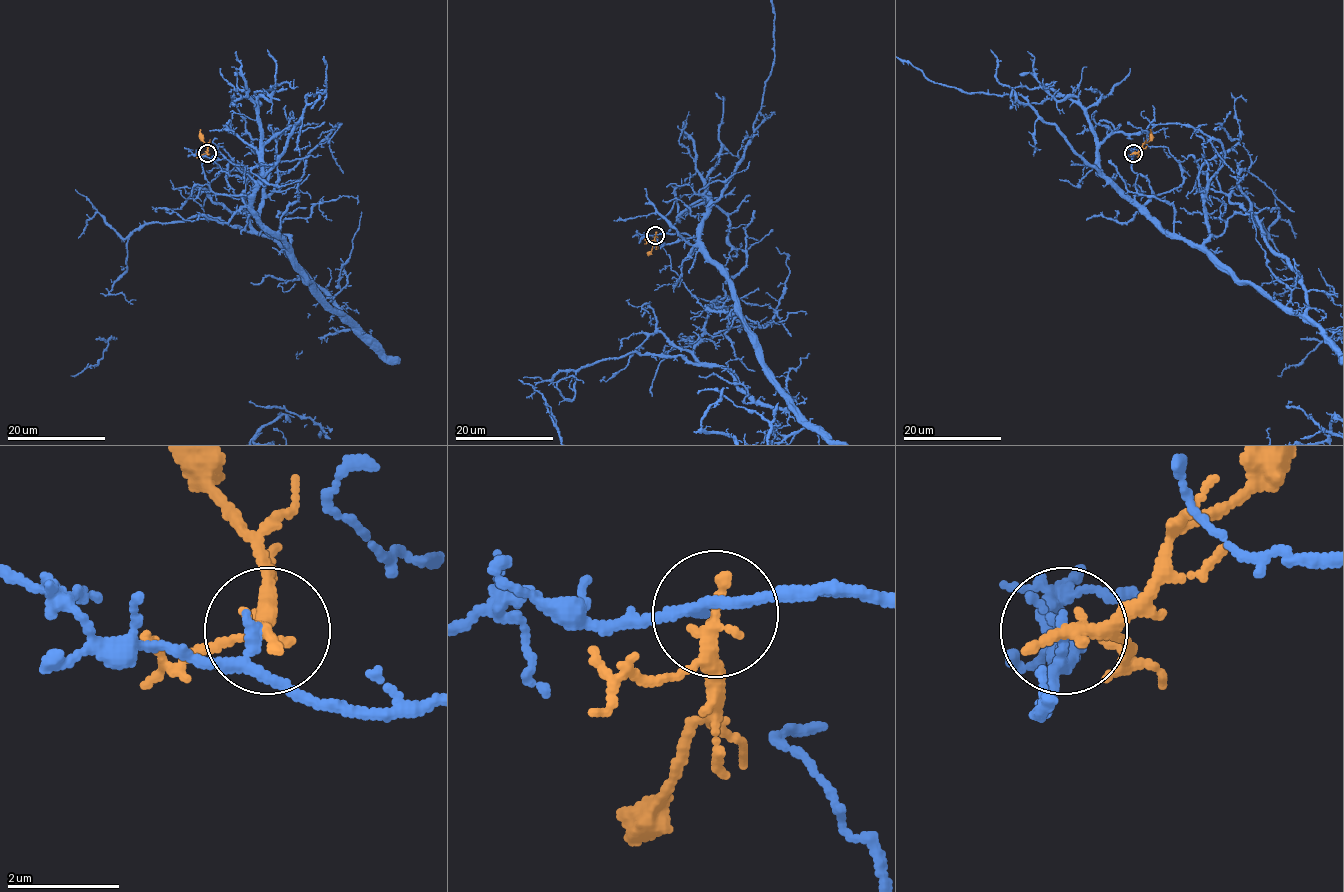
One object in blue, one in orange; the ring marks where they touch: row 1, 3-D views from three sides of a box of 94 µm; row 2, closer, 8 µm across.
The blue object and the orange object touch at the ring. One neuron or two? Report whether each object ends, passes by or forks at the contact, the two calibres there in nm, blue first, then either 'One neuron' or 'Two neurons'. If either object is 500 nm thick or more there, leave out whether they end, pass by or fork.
At the ring blue passes by. At the ring orange passes by. Thickness 150 nm (blue) against 220 nm. Two neurons

